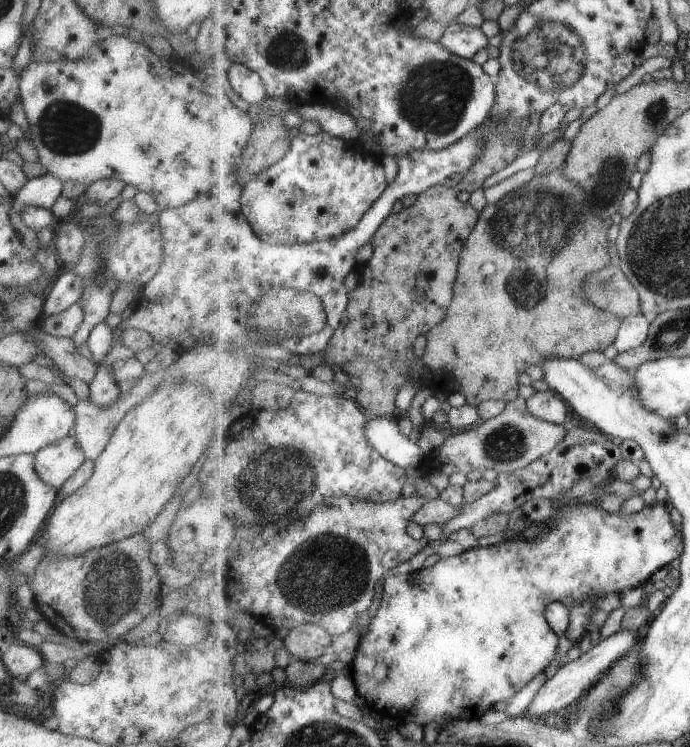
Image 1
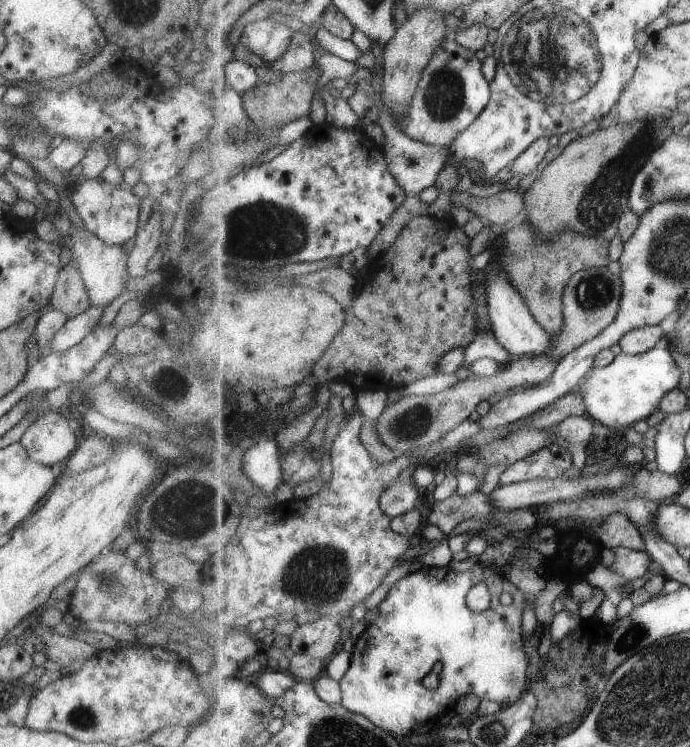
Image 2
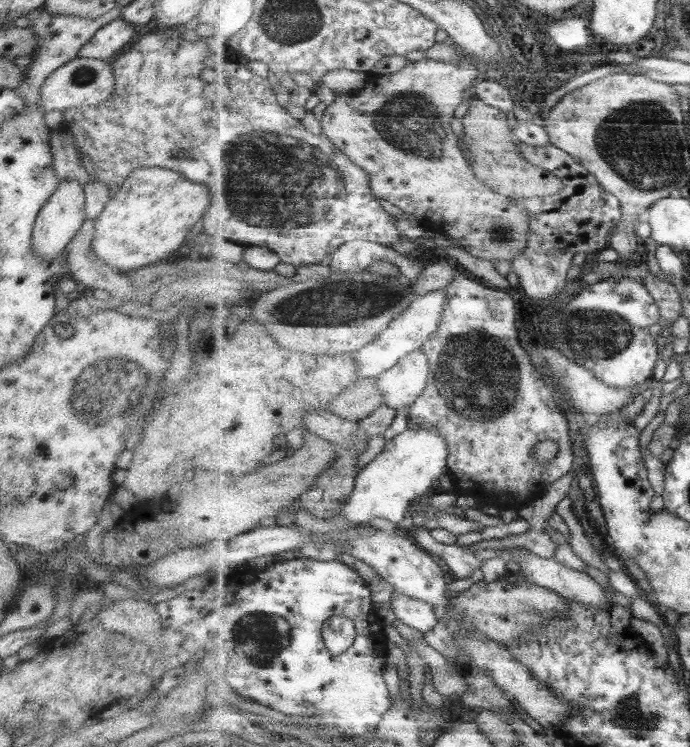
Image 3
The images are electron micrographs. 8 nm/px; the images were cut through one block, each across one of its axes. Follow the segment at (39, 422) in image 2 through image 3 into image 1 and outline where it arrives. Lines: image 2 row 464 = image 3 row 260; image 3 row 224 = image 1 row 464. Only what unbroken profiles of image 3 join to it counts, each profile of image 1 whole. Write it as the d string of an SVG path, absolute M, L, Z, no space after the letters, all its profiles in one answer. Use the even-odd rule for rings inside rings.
M73 432L43 446L33 453L33 458L33 468L37 476L56 490L85 460L82 448L77 444Z

